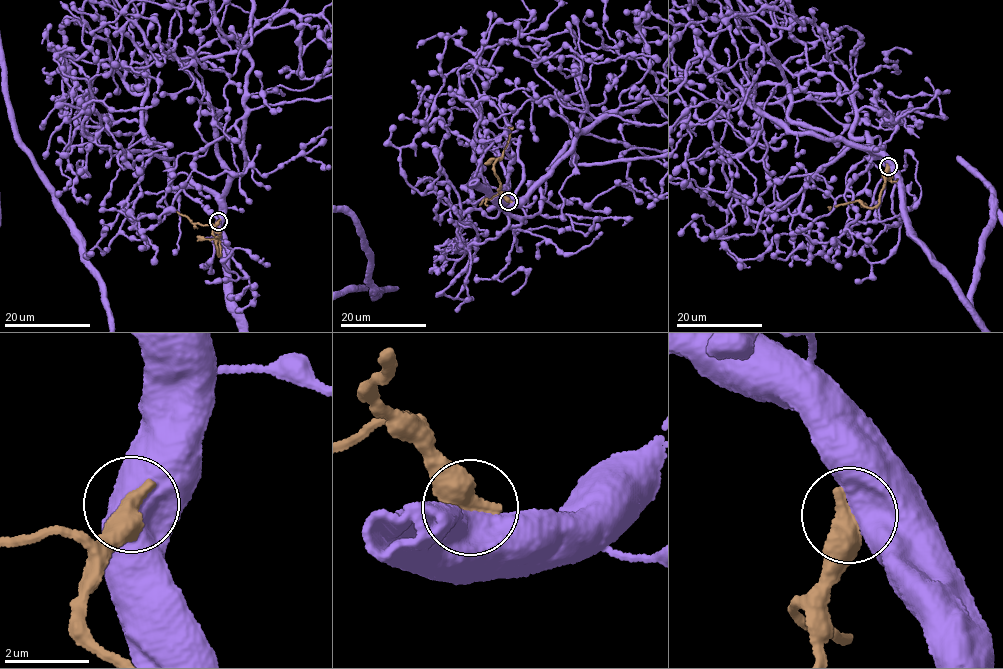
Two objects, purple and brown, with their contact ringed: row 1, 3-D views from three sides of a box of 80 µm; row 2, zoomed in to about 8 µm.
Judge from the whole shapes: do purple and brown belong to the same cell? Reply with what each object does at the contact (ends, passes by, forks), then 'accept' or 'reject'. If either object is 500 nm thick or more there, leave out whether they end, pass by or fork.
reject

